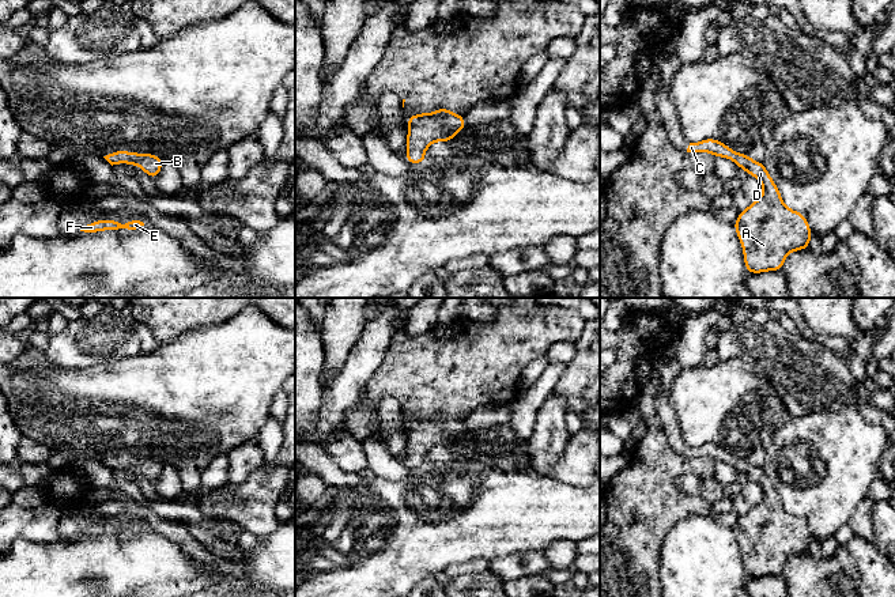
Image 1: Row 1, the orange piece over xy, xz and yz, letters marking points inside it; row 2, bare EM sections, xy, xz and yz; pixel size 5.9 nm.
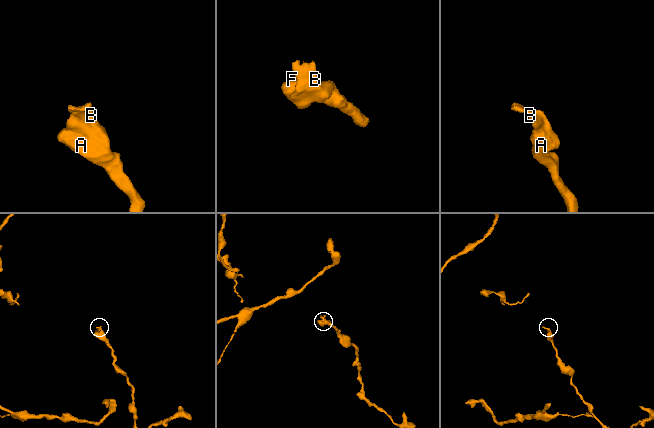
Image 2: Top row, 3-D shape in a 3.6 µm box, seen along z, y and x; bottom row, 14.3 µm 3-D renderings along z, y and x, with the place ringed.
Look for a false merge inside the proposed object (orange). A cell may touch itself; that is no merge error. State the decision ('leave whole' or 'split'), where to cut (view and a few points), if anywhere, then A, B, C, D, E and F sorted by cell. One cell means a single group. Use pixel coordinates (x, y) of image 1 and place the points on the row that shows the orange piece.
leave whole; cut none; groups A B C D E F

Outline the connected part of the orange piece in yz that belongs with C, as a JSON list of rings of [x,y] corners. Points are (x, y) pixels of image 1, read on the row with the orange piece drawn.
[[[715,139],[690,143],[687,152],[710,152],[714,156],[732,159],[737,167],[762,182],[762,197],[740,212],[733,223],[748,273],[782,271],[790,252],[809,249],[813,233],[805,215],[783,204],[763,162],[752,160],[748,154],[737,154]]]

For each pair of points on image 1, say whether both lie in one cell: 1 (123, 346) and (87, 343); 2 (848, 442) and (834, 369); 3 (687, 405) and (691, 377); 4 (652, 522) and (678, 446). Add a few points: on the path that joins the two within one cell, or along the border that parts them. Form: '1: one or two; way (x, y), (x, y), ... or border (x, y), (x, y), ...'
1: one; way (114, 343), (95, 343)
2: two; border (853, 404), (835, 411), (809, 414)
3: one; way (691, 399), (691, 384)
4: two; border (660, 424), (667, 442), (678, 453), (686, 456)

